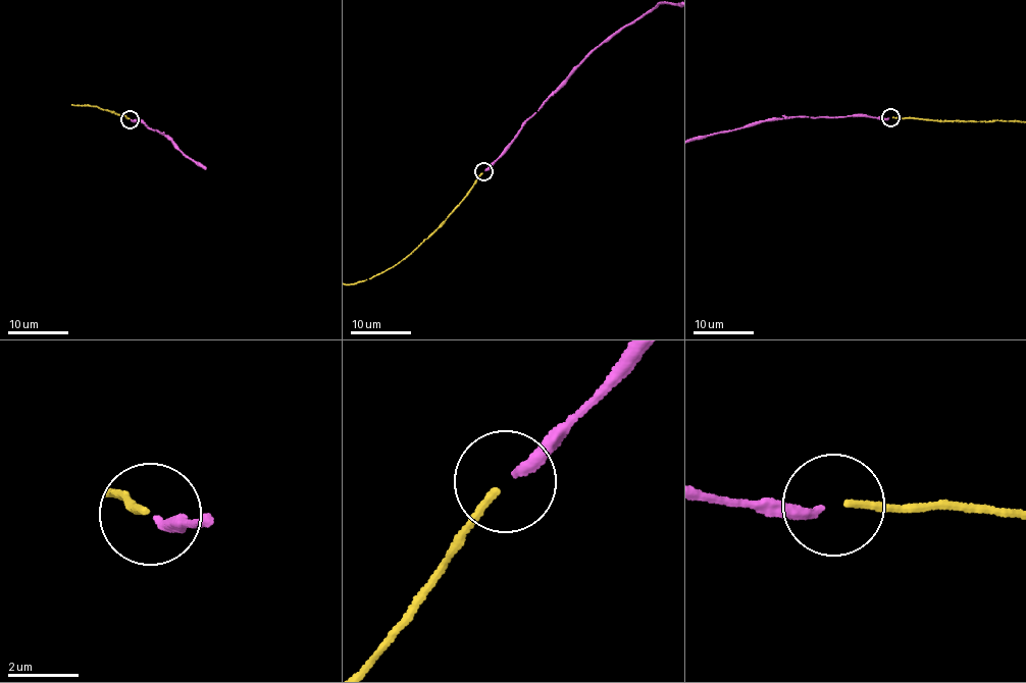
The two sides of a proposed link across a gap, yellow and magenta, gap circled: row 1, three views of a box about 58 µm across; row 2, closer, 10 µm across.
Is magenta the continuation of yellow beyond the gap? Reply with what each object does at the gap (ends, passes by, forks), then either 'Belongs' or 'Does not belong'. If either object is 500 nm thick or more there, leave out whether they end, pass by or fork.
At the ring yellow ends. At the ring magenta ends. Belongs

